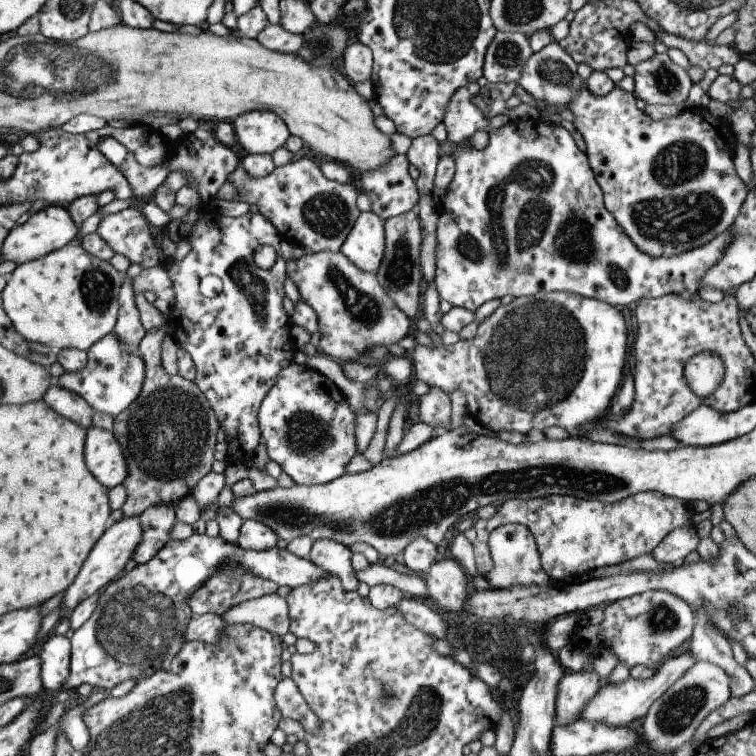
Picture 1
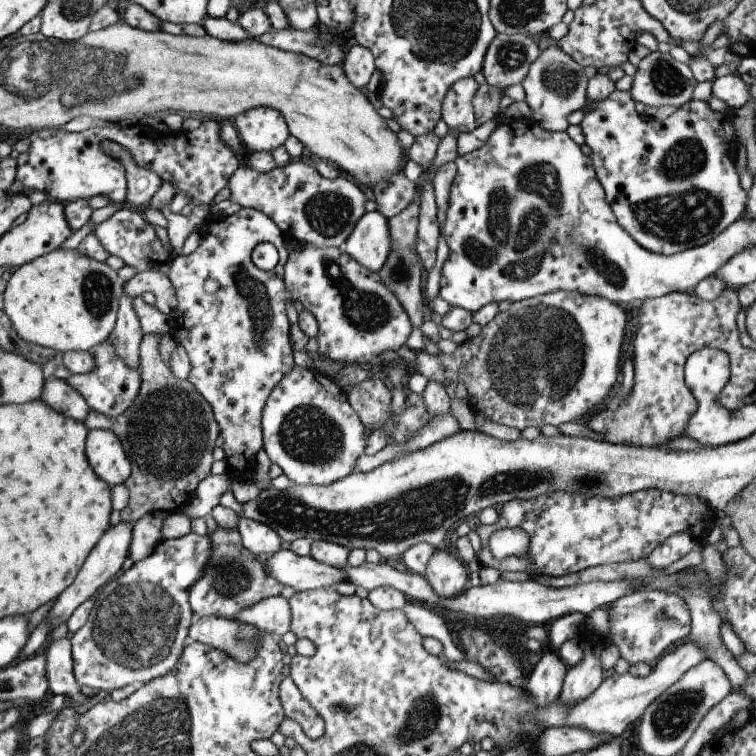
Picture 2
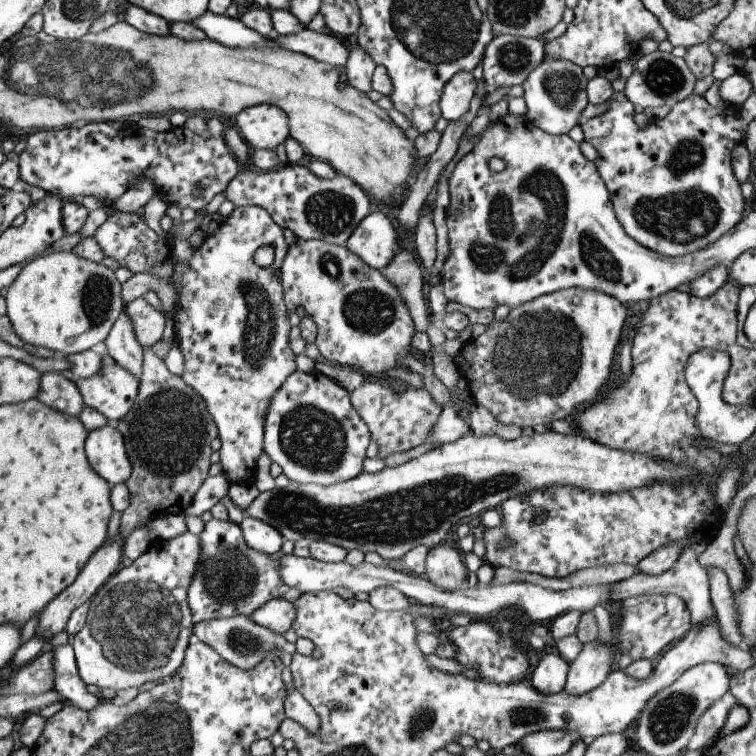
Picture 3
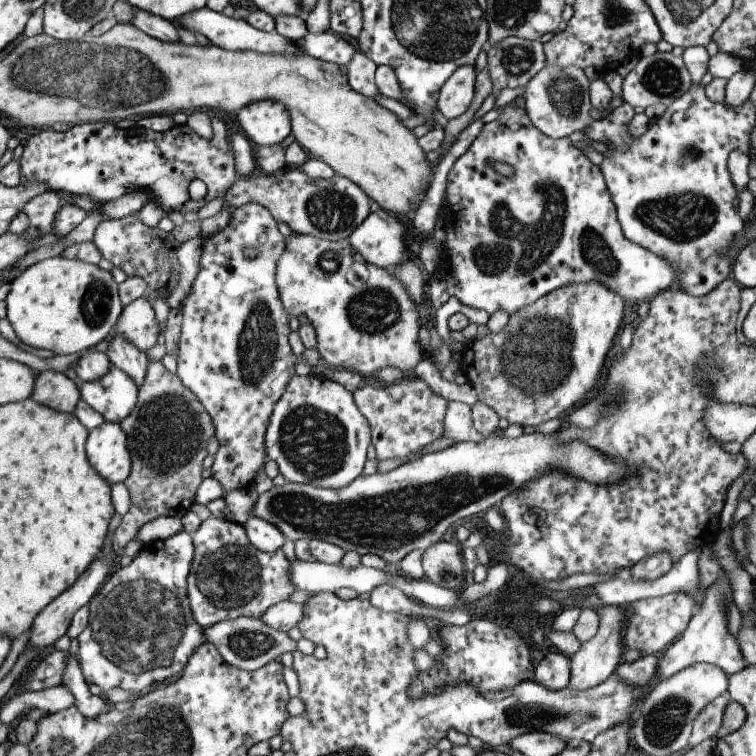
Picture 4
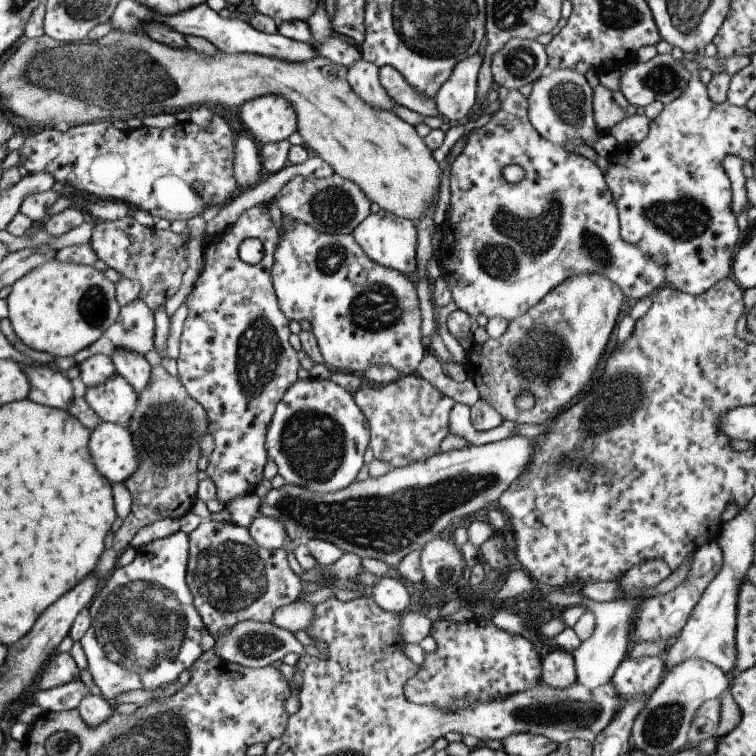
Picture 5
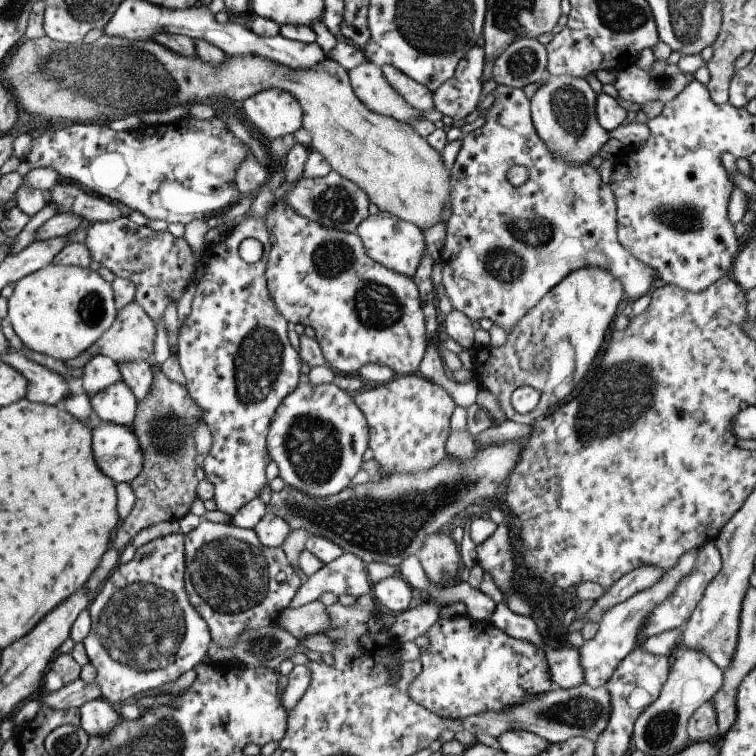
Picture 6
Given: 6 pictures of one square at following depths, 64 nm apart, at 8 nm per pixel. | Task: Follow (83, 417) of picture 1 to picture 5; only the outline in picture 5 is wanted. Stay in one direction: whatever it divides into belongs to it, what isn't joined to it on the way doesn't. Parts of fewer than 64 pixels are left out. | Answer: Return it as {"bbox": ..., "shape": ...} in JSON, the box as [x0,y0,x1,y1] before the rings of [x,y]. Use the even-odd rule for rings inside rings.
{"bbox":[21,364,74,410],"shape":[[[21,364],[30,381],[27,398],[32,402],[66,410],[74,398],[71,380],[65,372],[48,365]]]}

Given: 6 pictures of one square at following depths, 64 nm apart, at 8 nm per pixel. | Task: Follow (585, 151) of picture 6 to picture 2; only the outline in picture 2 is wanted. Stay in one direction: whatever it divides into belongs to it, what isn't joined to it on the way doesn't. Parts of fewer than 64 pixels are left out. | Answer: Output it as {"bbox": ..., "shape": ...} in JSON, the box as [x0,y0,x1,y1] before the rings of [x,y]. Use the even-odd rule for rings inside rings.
{"bbox":[521,41,588,133],"shape":[[[551,41],[550,46],[540,52],[536,61],[530,64],[530,70],[521,83],[526,92],[525,102],[532,108],[534,121],[542,129],[550,130],[550,133],[566,131],[570,125],[568,116],[580,110],[580,106],[586,102],[588,80],[583,67],[560,50],[556,42]]]}

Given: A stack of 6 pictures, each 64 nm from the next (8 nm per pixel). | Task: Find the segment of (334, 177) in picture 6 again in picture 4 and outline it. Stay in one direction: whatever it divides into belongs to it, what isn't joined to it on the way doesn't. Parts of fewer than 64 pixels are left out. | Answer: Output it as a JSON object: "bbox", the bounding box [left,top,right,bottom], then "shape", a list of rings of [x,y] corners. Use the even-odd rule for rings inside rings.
{"bbox":[224,167,372,241],"shape":[[[286,167],[284,174],[240,177],[227,190],[224,200],[235,207],[258,203],[271,212],[276,222],[285,222],[292,231],[333,241],[347,239],[371,213],[372,202],[349,178],[335,174],[329,179],[313,179],[300,168],[292,167]]]}

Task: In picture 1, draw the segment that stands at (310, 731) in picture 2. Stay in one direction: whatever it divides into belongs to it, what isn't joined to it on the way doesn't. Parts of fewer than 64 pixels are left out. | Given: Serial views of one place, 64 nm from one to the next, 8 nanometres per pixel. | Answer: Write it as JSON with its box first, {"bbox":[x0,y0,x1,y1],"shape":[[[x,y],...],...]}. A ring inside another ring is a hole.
{"bbox":[274,677,314,725],"shape":[[[283,677],[275,688],[274,698],[284,718],[297,720],[301,724],[314,725],[314,712],[302,696],[292,677]]]}

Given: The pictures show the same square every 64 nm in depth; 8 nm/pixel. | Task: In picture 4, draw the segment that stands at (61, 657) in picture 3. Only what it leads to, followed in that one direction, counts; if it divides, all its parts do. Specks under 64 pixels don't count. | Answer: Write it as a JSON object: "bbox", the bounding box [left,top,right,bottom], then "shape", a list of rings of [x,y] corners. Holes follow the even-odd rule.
{"bbox":[61,652,111,719],"shape":[[[67,652],[67,667],[61,684],[71,690],[75,696],[75,705],[86,718],[95,719],[111,705],[103,695],[94,696],[90,693],[82,669],[70,652]]]}

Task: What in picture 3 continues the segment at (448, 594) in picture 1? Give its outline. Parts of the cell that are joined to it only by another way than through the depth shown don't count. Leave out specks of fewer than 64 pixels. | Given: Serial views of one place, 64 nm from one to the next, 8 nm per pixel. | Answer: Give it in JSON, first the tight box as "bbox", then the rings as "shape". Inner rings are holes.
{"bbox":[424,543,468,592],"shape":[[[442,543],[426,556],[424,578],[442,590],[450,592],[465,587],[468,574],[460,552],[450,544]]]}

